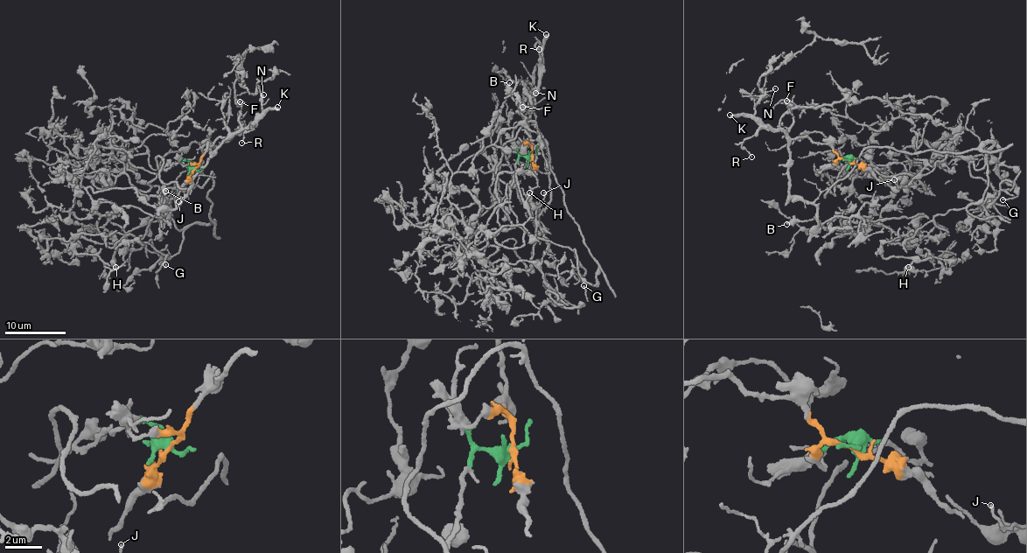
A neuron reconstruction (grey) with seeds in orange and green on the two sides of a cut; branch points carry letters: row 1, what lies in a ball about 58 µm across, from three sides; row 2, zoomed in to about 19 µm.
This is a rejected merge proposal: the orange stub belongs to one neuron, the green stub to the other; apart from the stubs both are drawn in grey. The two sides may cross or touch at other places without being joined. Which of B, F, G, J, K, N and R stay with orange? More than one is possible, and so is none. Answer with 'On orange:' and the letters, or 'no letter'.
On orange: B, F, K, N, R

